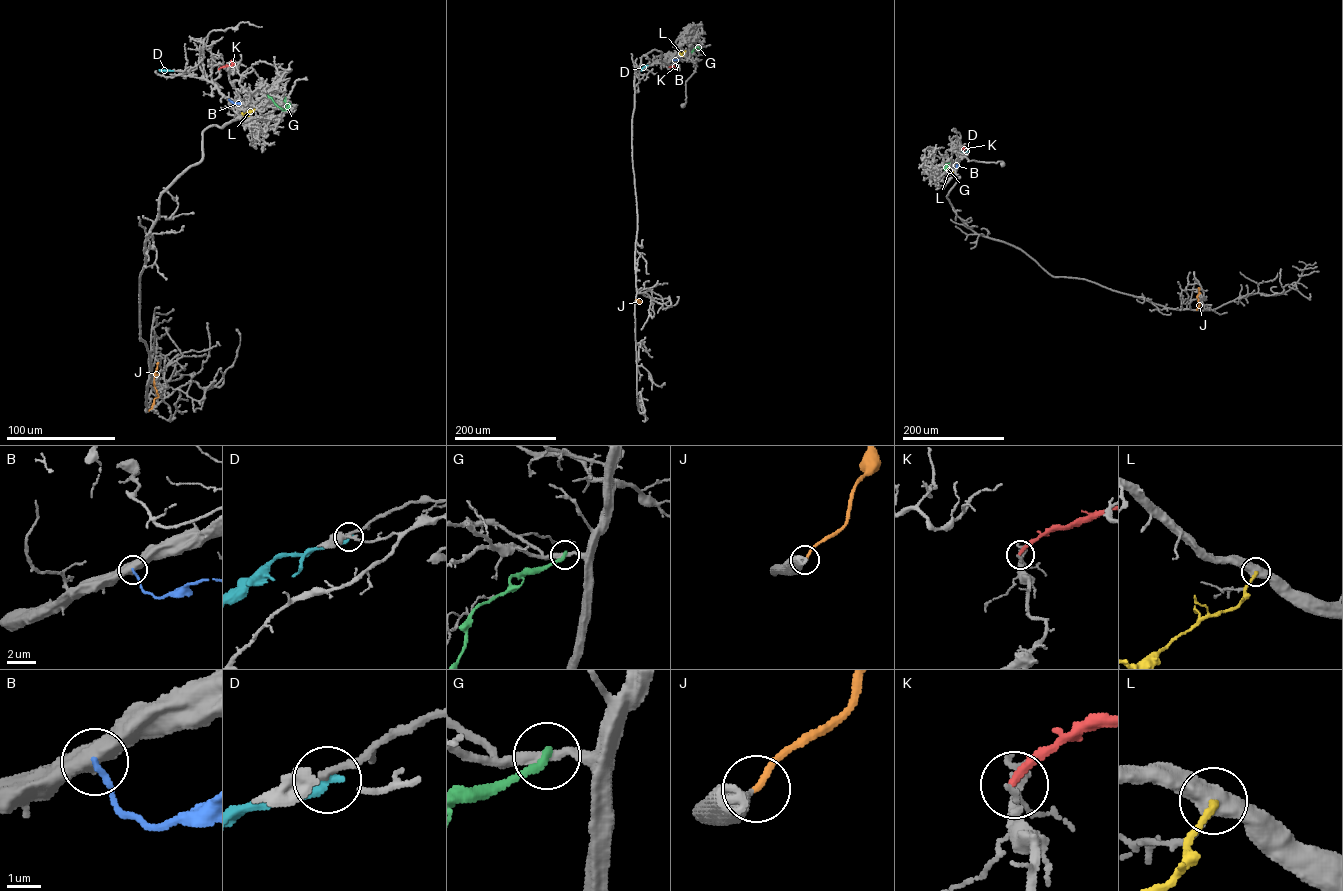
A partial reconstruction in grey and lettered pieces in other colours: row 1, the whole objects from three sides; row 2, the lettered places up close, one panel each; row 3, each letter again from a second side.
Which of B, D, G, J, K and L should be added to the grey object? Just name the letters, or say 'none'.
J

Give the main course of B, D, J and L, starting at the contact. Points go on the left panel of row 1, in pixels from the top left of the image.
B: (228, 99), (240, 103)
D: (172, 70), (159, 70)
J: (148, 410), (158, 395), (154, 384), (158, 362)
L: (254, 108), (243, 115), (242, 112)

